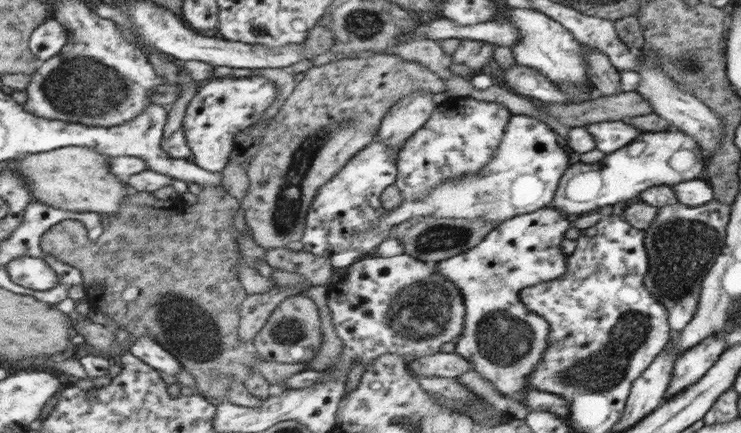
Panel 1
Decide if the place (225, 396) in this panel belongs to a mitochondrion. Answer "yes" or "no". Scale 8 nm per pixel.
no

